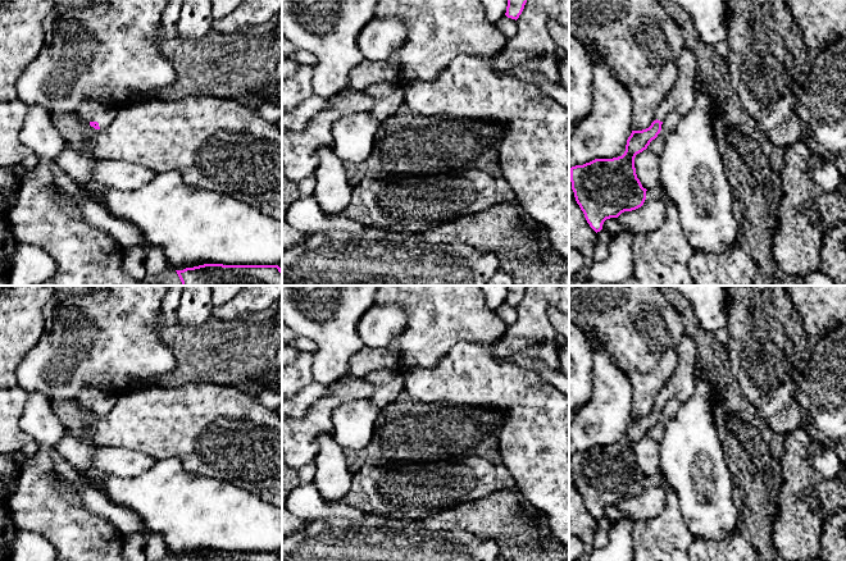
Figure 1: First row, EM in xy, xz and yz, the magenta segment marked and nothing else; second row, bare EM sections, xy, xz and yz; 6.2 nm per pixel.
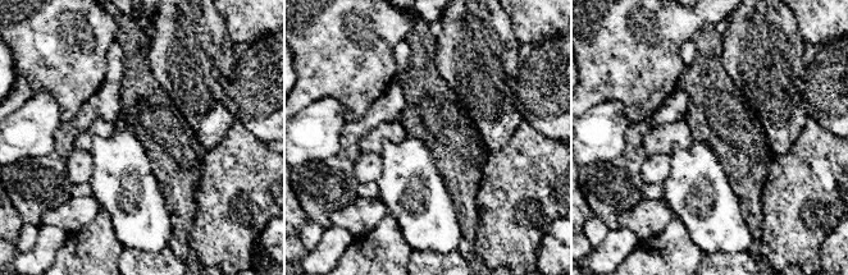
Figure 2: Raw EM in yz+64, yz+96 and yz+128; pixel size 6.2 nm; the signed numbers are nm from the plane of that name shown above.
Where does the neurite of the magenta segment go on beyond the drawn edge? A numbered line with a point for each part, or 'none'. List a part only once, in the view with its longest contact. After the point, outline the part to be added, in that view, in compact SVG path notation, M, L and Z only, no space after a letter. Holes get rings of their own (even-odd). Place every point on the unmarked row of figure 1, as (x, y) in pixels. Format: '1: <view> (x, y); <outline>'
1: xy (101, 400); M83 388L77 400L85 409L97 409L100 416L106 415L117 402L117 396L97 388Z

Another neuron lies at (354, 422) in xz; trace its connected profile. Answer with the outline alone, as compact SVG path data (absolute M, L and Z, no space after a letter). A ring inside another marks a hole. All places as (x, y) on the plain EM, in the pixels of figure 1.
M369 398L338 406L333 412L333 439L342 448L363 450L372 439L379 412Z

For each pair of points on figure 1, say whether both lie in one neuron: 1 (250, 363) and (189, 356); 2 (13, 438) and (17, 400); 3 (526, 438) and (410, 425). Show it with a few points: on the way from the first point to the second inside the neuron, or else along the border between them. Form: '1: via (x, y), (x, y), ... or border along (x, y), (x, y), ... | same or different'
1: via (235, 356), (204, 356) | same
2: via (13, 429), (13, 409) | same
3: border along (486, 407), (503, 413), (499, 429), (501, 463) | different

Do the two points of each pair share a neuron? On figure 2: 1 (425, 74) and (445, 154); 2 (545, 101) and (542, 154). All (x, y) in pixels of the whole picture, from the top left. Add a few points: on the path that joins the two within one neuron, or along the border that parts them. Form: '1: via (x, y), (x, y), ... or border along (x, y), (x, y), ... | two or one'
1: via (427, 94), (432, 113), (445, 125), (445, 134) | one
2: border along (525, 119), (545, 136), (557, 141) | two

